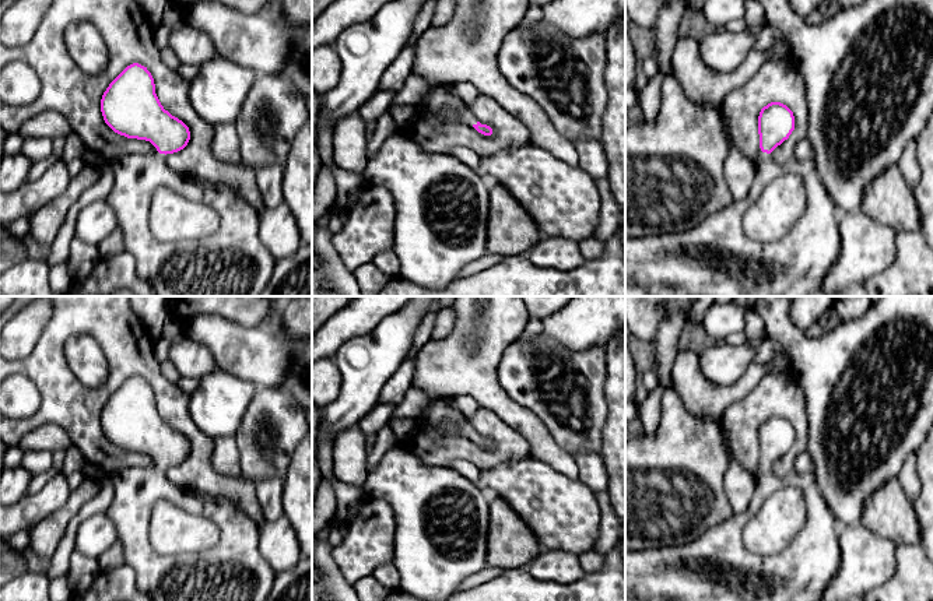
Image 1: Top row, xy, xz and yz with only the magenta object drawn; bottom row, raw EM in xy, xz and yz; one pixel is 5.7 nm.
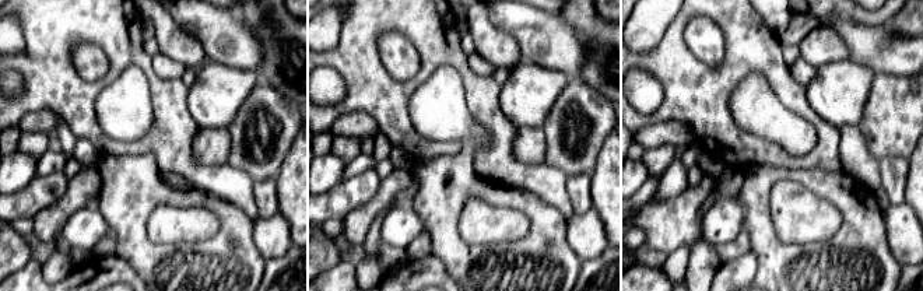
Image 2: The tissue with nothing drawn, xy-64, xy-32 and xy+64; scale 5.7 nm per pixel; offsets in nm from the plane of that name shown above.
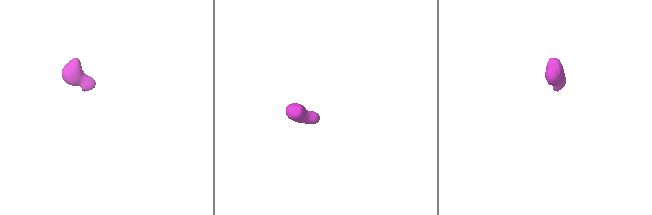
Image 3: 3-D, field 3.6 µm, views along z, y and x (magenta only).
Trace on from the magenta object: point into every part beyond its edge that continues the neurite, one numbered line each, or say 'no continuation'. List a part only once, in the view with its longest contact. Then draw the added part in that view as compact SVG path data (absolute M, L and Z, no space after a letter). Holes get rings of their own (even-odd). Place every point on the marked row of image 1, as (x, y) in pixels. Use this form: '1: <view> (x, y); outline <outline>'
1: xy (232, 262); outline M165 154L126 155L111 162L115 183L106 197L113 208L117 226L124 236L124 250L136 260L136 271L152 289L152 296L260 296L267 287L276 266L276 259L259 238L259 212L243 200L235 190L200 179L199 176L182 175L166 165ZM169 187L187 200L214 208L220 215L217 231L196 240L159 242L150 231L150 205L154 190Z

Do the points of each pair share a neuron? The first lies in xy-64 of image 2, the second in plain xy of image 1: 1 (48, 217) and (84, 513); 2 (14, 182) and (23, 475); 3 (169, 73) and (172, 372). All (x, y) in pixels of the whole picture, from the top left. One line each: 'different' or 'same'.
1: different
2: same
3: same

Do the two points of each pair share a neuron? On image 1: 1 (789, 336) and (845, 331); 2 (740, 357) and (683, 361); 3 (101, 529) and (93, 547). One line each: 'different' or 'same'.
1: same
2: different
3: same

